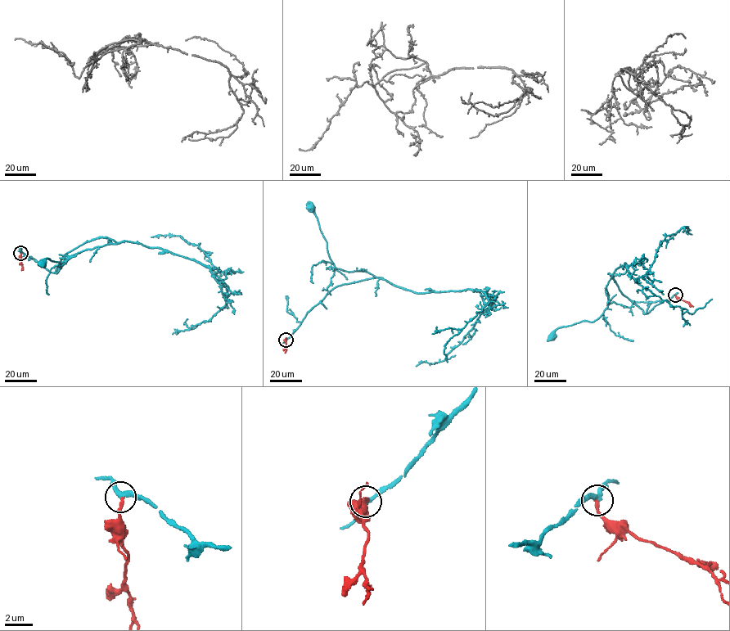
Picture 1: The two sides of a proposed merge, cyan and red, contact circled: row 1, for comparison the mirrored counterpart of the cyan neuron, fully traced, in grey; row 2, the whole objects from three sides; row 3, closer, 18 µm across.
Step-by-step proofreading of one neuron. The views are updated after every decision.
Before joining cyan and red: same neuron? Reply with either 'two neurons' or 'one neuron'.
one neuron

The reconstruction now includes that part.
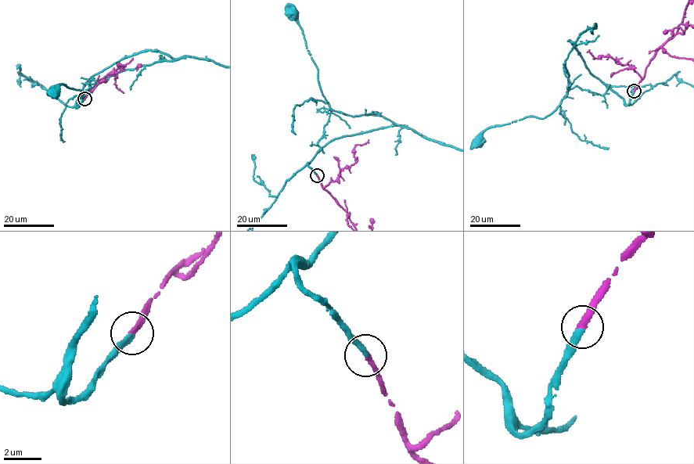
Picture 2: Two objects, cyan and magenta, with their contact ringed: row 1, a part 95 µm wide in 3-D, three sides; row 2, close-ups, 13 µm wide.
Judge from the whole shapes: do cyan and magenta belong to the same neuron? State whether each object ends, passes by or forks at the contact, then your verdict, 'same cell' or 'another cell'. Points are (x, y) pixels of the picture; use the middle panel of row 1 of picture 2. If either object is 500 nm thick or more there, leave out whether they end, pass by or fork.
cyan ends; magenta ends; same cell

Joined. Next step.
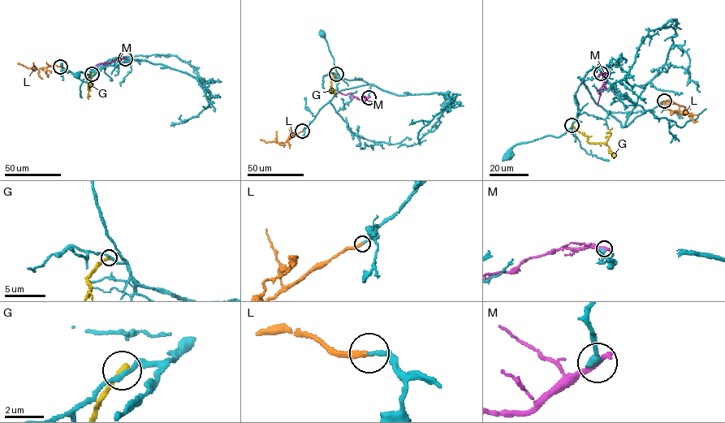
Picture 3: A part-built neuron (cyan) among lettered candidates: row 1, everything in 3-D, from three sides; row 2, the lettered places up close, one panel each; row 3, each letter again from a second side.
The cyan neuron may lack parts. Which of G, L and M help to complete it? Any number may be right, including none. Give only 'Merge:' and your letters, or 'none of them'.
Merge: L

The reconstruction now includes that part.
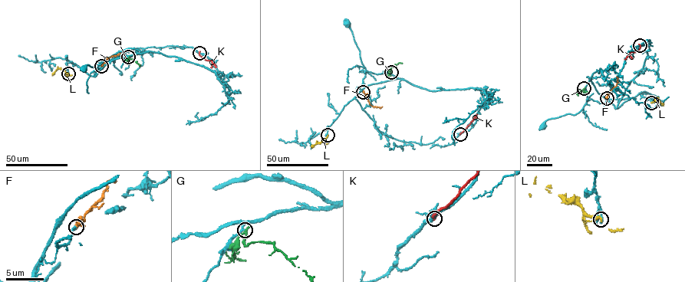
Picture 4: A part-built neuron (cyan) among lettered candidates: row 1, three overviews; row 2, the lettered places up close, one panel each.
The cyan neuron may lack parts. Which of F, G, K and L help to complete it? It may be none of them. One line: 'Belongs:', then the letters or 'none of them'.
Belongs: F

